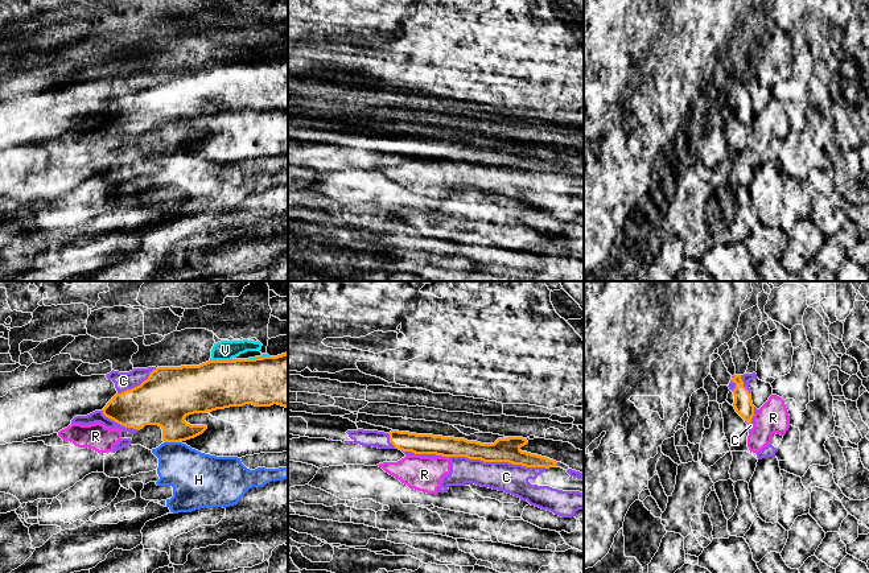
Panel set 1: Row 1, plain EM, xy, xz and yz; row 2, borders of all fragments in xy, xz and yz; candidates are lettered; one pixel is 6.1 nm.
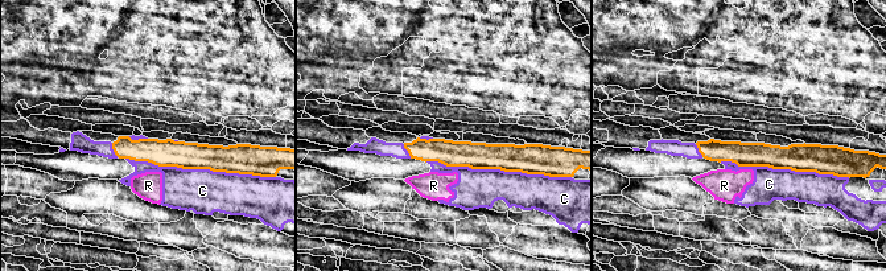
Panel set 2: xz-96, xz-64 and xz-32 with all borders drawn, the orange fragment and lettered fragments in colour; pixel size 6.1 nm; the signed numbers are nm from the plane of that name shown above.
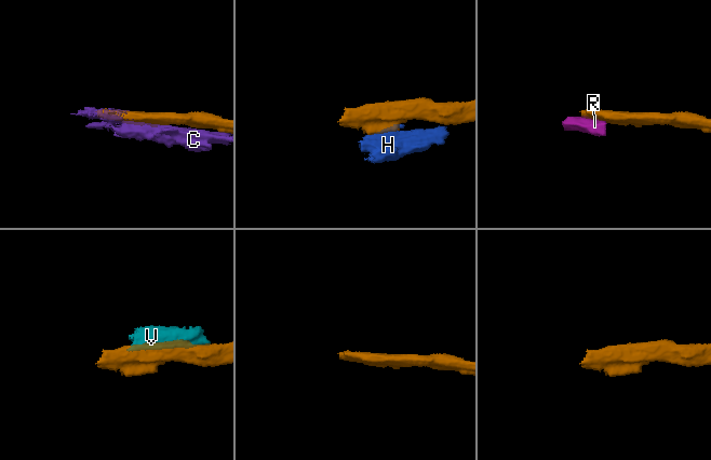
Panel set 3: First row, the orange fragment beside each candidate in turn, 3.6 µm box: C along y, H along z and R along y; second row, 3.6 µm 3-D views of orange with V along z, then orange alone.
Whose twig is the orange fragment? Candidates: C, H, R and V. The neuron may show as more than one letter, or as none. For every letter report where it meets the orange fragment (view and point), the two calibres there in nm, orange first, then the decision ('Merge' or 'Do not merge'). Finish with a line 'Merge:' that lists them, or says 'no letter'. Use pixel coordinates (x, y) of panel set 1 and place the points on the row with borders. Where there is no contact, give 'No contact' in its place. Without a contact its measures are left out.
C: Touches orange at xz (497, 461). Thickness 140 nm (orange) against 180 nm. Do not merge
H: Touches orange at xy (172, 441). Thickness 300 nm (orange) against 300 nm. Do not merge
R: Touches orange at xz (445, 456). Thickness 130 nm (orange) against 220 nm. Do not merge
V: Touches orange at xy (222, 361). Thickness 300 nm (orange) against 130 nm. Do not merge
Merge: no letter

